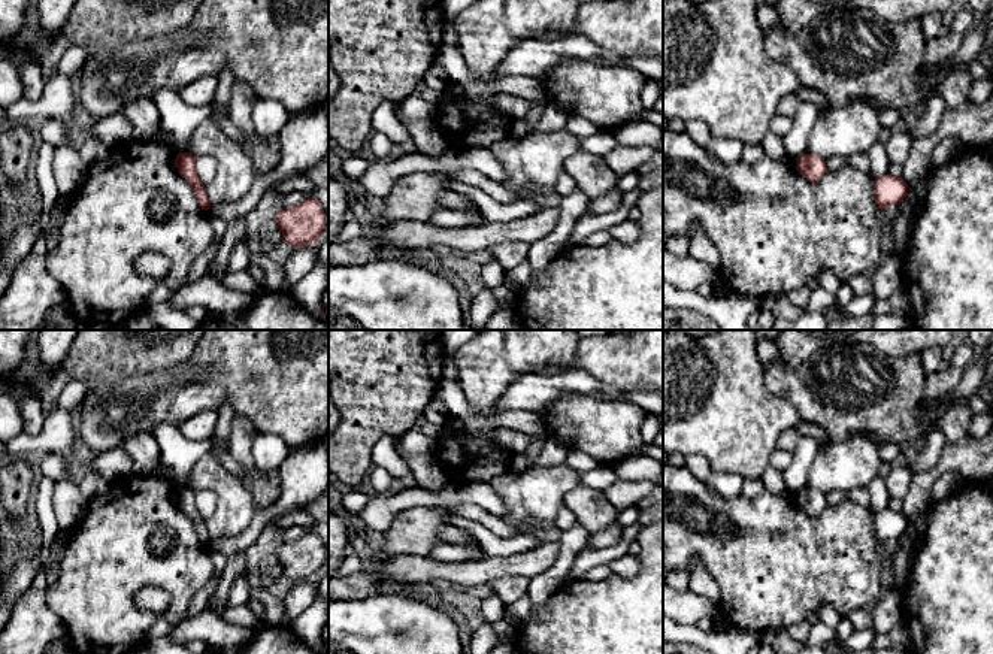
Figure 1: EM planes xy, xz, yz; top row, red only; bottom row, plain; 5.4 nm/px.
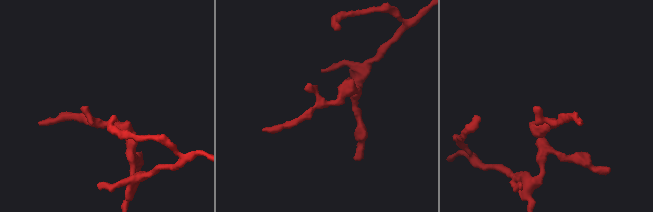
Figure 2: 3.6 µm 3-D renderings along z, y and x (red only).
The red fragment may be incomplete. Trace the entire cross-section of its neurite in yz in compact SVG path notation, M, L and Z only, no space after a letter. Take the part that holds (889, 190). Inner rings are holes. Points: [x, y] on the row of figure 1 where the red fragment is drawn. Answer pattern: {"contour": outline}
{"contour": "M884 175L875 178L875 203L885 209L893 205L899 205L908 196L908 184L902 178Z"}

